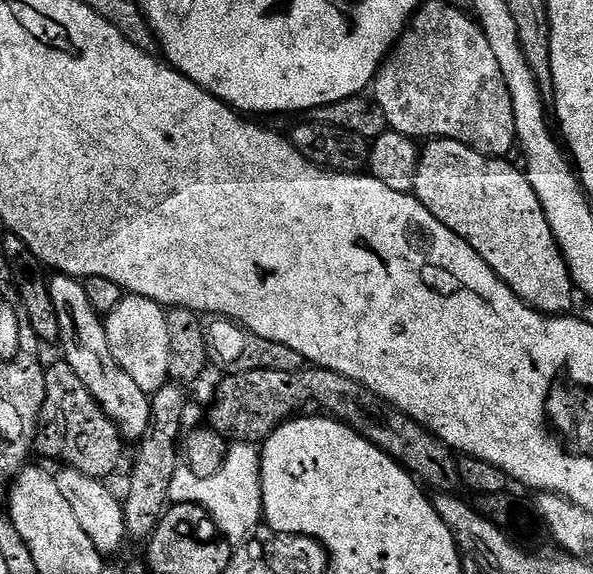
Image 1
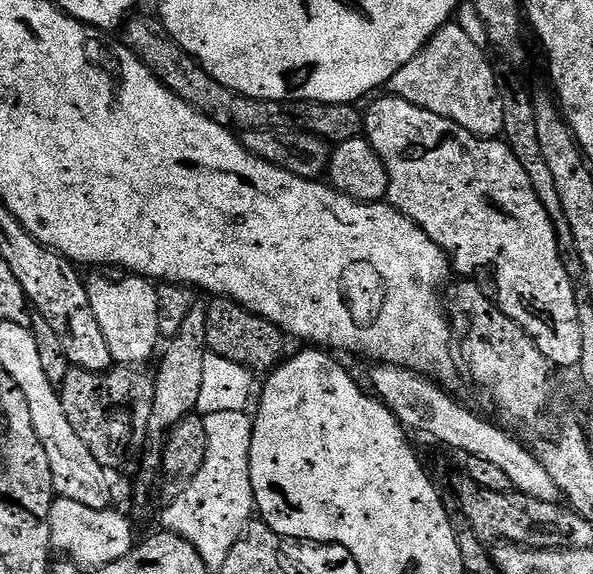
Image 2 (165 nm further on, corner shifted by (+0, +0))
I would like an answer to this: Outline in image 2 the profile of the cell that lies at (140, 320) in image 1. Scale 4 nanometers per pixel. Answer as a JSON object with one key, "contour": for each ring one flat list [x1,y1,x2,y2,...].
{"contour":[[135,274,123,278,125,280,107,280,104,276,89,279,90,310,94,310,94,318,98,318,98,326,106,338,106,346,110,346,113,361,120,366,144,366,152,355,157,355,162,340,158,330,157,285]]}

